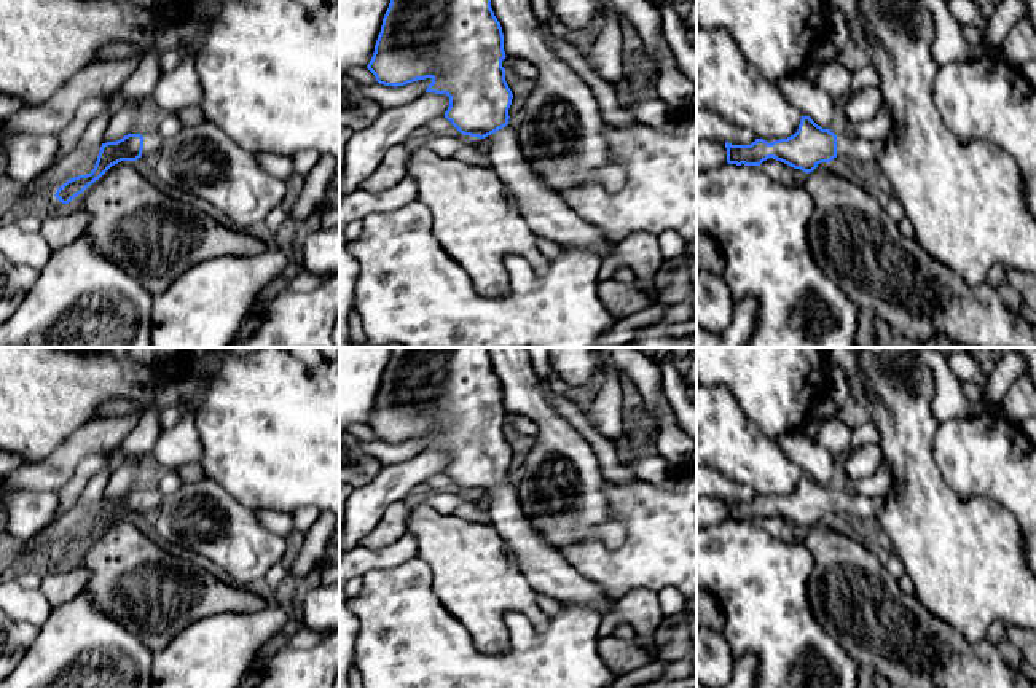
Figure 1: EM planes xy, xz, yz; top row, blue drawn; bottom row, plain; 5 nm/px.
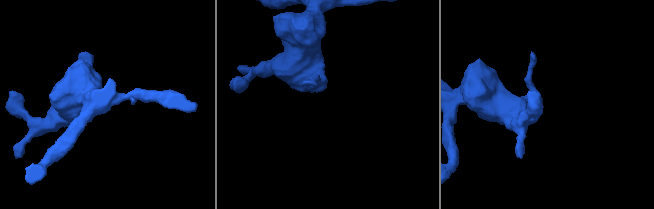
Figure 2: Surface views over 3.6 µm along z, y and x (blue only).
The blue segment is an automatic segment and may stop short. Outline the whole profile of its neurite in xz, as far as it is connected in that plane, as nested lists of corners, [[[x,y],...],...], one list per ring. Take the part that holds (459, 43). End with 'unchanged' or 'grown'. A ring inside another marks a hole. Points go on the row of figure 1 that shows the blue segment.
[[[390,0],[383,18],[373,57],[367,68],[375,75],[379,84],[394,88],[430,78],[432,83],[427,86],[426,92],[446,94],[449,97],[449,107],[445,111],[445,118],[461,134],[485,140],[483,143],[492,162],[491,167],[513,194],[516,205],[534,233],[561,247],[588,250],[604,258],[607,255],[607,245],[612,244],[612,240],[606,237],[602,231],[585,223],[564,202],[561,194],[545,186],[521,153],[516,129],[508,126],[508,108],[513,94],[505,81],[505,68],[502,67],[505,57],[504,33],[491,8],[491,0]]] | grown

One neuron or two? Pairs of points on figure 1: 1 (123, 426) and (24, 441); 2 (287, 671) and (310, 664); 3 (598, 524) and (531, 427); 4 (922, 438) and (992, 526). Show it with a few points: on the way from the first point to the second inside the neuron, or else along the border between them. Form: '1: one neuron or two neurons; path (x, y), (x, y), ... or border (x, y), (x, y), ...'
1: two neurons; border (96, 416), (80, 424), (43, 459)
2: one neuron; path (292, 671), (305, 669)
3: two neurons; border (507, 413), (528, 416), (537, 426), (537, 435)
4: one neuron; path (922, 465), (922, 476), (965, 519)

